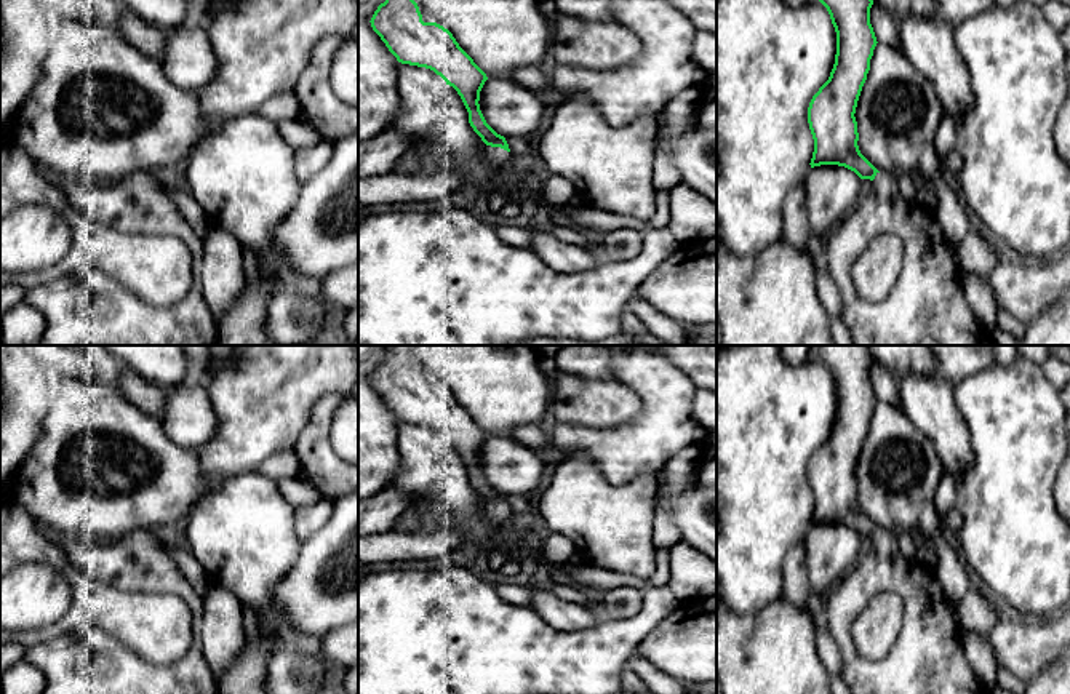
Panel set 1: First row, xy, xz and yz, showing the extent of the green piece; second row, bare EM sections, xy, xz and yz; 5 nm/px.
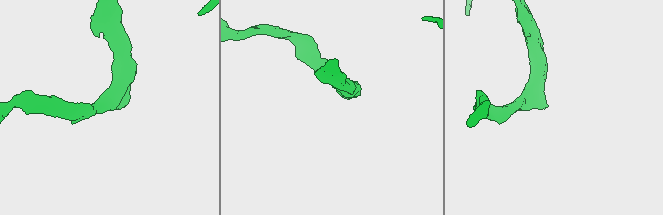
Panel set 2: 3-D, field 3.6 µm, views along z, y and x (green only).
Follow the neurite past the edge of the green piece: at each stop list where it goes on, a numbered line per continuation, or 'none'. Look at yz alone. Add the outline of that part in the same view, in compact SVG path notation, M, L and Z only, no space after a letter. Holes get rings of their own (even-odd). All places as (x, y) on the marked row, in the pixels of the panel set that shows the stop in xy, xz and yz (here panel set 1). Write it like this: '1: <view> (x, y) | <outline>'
1: yz (928, 299) | M876 173L870 193L830 232L825 249L827 272L841 294L841 318L851 333L852 345L915 345L928 336L942 345L995 345L992 331L979 325L966 301L961 273L936 213L916 201L907 201L899 192L896 176ZM884 233L894 233L904 241L904 265L889 296L870 302L857 294L852 267L867 245Z

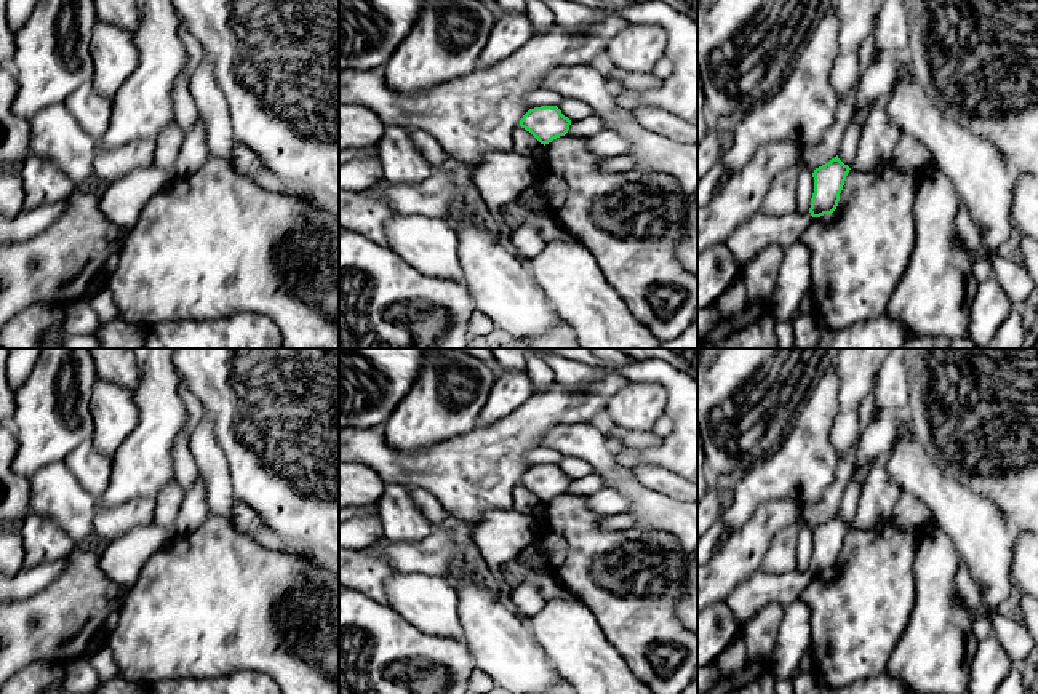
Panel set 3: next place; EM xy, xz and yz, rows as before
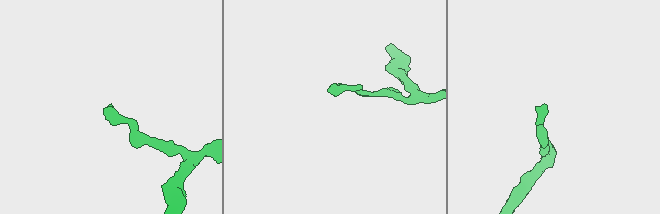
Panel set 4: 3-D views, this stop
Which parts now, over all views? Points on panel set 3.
none

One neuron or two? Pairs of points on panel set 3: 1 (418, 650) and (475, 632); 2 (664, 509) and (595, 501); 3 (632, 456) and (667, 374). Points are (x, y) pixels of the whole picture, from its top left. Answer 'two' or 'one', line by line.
1: two
2: two
3: one

